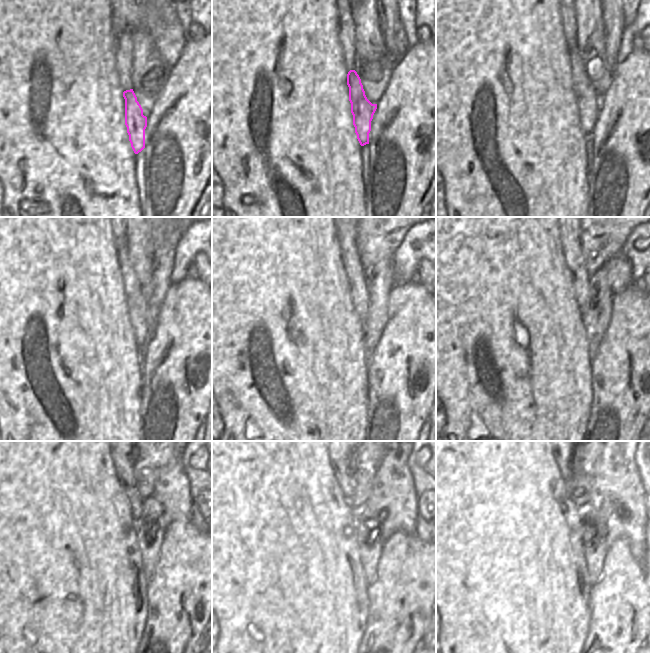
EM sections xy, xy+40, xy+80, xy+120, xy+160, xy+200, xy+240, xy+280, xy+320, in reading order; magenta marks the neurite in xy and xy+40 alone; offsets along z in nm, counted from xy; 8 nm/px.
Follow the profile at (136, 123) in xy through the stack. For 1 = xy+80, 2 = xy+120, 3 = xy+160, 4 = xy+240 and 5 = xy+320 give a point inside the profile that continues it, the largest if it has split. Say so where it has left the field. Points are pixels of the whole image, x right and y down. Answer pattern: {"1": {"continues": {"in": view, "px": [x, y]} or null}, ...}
{"1": {"continues": {"in": "xy+80", "px": [588, 101]}}, "2": {"continues": {"in": "xy+120", "px": [137, 306]}}, "3": {"continues": {"in": "xy+160", "px": [356, 258]}}, "4": {"continues": {"in": "xy+240", "px": [138, 483]}}, "5": {"continues": {"in": "xy+320", "px": [564, 461]}}}

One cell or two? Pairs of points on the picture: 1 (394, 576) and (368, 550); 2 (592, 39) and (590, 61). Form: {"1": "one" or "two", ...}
{"1": "two", "2": "one"}

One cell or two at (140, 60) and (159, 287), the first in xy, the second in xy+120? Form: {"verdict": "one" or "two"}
{"verdict": "two"}

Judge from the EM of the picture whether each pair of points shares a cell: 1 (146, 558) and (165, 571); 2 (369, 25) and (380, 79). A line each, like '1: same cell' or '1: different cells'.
1: different cells
2: same cell

